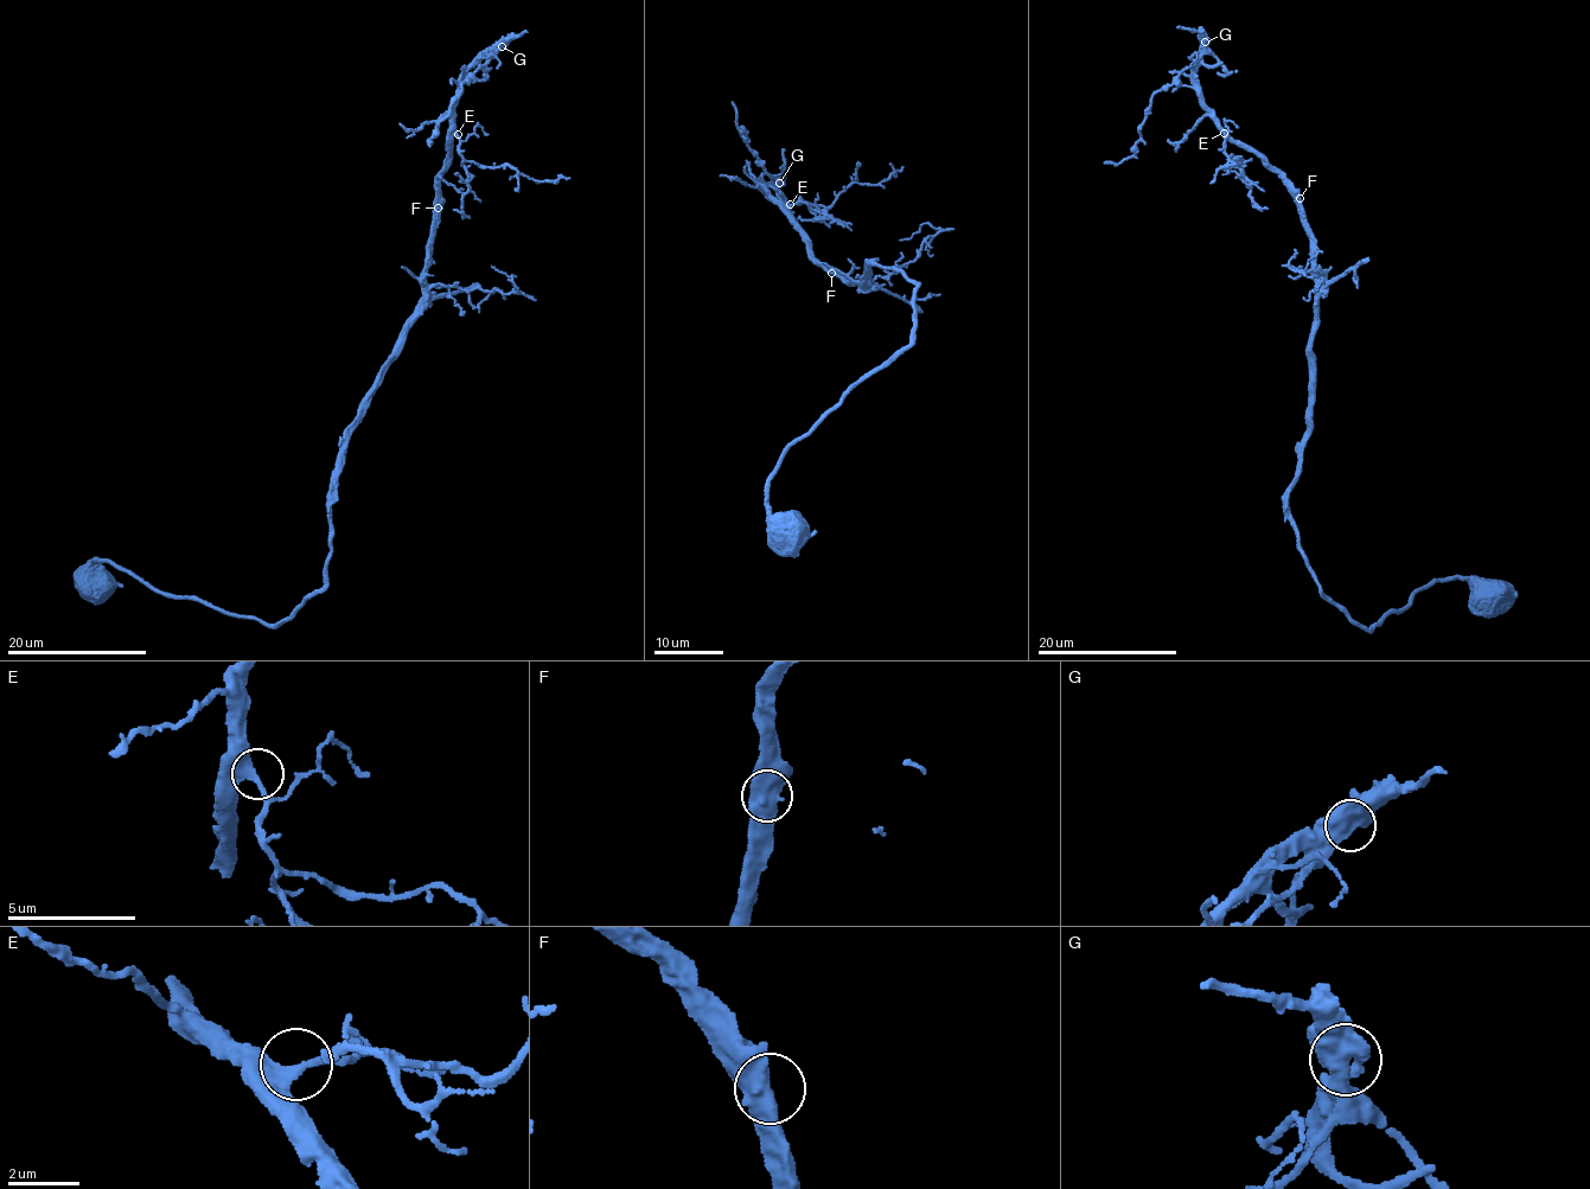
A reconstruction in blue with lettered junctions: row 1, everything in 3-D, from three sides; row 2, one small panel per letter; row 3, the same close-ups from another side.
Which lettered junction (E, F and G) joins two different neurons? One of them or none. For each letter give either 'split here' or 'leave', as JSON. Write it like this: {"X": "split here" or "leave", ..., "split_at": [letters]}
{"E": "leave", "F": "leave", "G": "split here", "split_at": ["G"]}

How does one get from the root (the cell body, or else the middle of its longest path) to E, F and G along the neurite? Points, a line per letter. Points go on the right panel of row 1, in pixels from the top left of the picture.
E: (1488, 603), (1434, 579), (1368, 630), (1324, 599), (1288, 506), (1311, 237), (1289, 184), (1224, 133)
F: (1488, 603), (1464, 579), (1434, 579), (1368, 630), (1324, 599), (1288, 506), (1308, 424), (1316, 304), (1300, 198)
G: (1488, 603), (1434, 579), (1368, 630), (1324, 599), (1288, 506), (1311, 237), (1289, 184), (1205, 102), (1205, 42)

